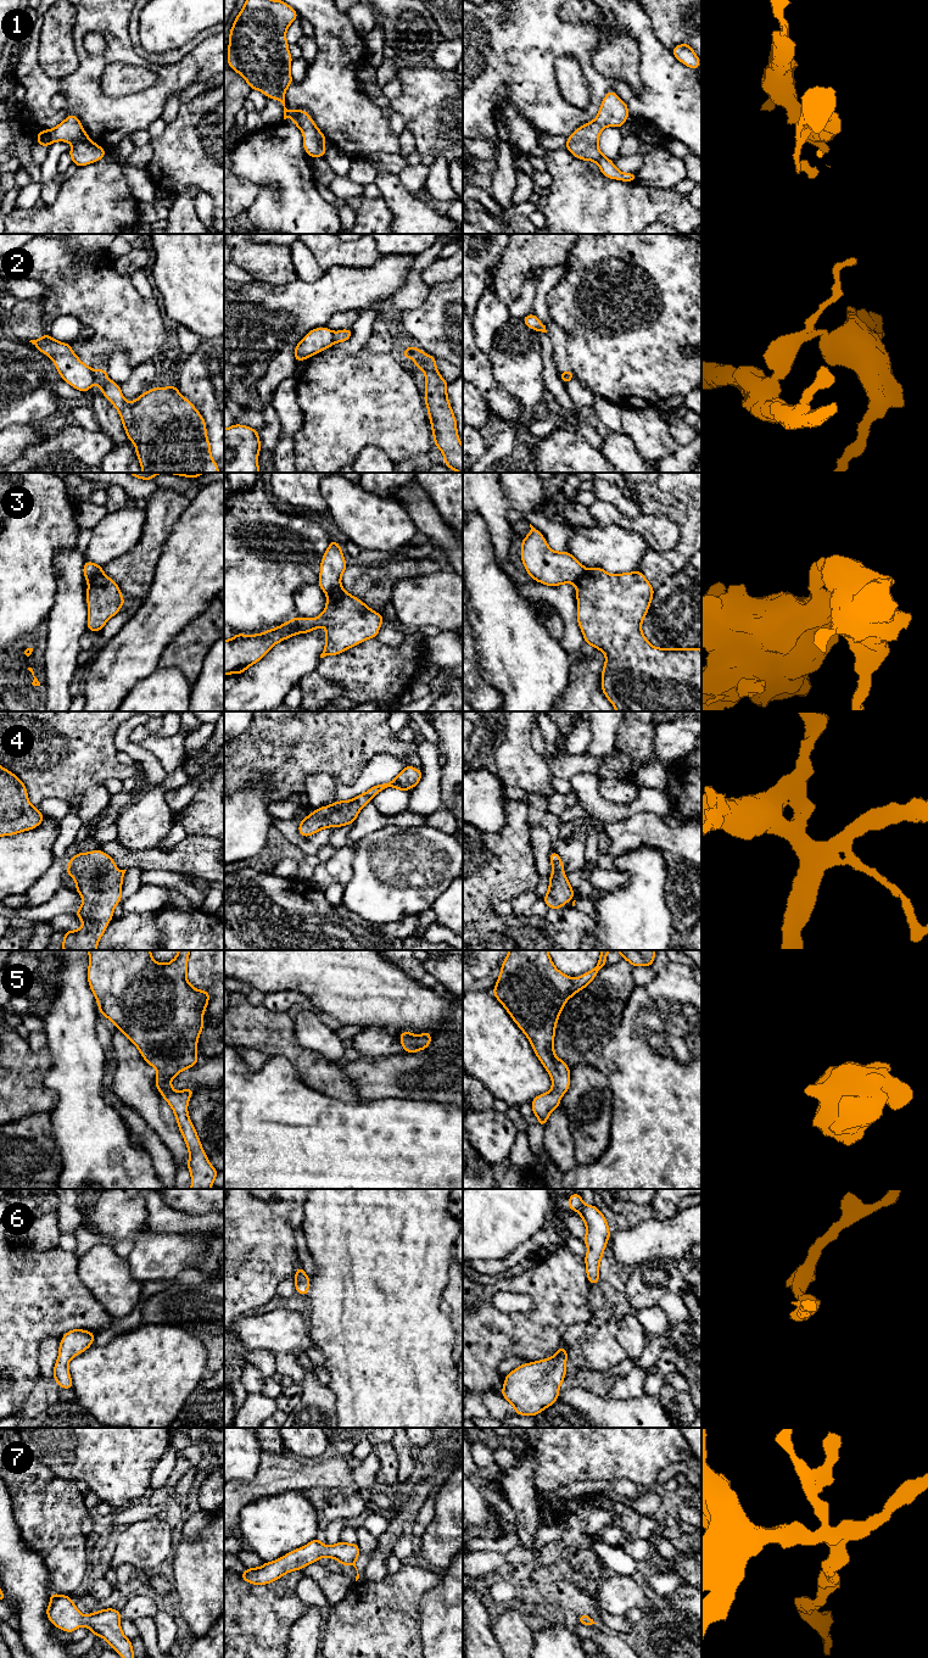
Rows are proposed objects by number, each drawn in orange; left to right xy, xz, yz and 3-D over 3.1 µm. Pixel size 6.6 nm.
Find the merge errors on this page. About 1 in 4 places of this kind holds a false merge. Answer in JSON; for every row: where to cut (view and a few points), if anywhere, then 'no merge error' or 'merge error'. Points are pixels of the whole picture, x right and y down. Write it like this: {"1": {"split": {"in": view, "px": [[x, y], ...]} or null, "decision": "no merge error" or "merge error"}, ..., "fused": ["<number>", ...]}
{"1": {"split": null, "decision": "no merge error"}, "2": {"split": {"in": "xy", "px": [[93, 370], [95, 381]]}, "decision": "merge error"}, "3": {"split": {"in": "yz", "px": [[586, 569], [575, 584]]}, "decision": "merge error"}, "4": {"split": null, "decision": "no merge error"}, "5": {"split": null, "decision": "no merge error"}, "6": {"split": null, "decision": "no merge error"}, "7": {"split": null, "decision": "no merge error"}, "fused": ["2", "3"]}

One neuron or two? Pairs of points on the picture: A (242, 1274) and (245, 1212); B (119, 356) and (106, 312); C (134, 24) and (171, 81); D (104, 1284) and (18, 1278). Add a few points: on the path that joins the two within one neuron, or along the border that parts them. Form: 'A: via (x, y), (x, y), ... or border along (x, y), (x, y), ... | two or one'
A: via (252, 1259), (257, 1245), (245, 1233), (245, 1228) | one
B: border along (107, 359), (122, 347), (133, 368) | two
C: border along (134, 50), (158, 63), (175, 63), (186, 55) | two
D: border along (77, 1259), (77, 1274), (79, 1279), (101, 1306) | two

